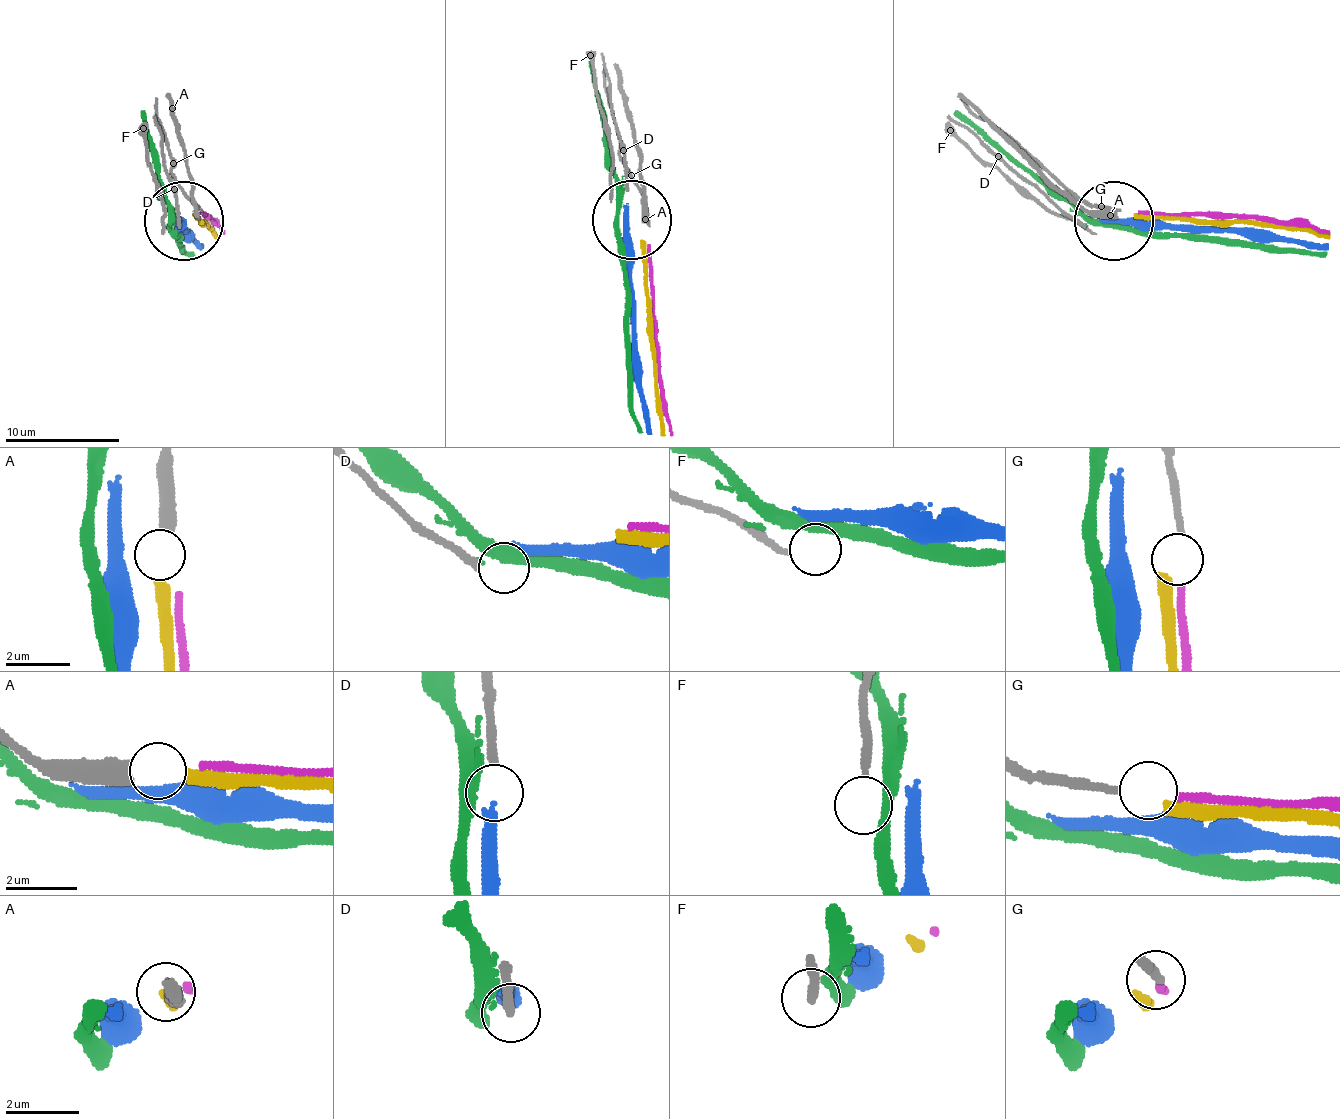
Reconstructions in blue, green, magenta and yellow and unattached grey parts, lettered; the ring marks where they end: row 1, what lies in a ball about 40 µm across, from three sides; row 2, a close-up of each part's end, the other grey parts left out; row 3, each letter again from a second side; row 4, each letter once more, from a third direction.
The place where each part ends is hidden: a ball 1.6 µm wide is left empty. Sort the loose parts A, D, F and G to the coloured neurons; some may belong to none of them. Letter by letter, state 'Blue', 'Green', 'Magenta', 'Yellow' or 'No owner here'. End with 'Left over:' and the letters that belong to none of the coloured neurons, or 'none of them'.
A: Yellow
D: No owner here
F: No owner here
G: Magenta
Left over: D, F

